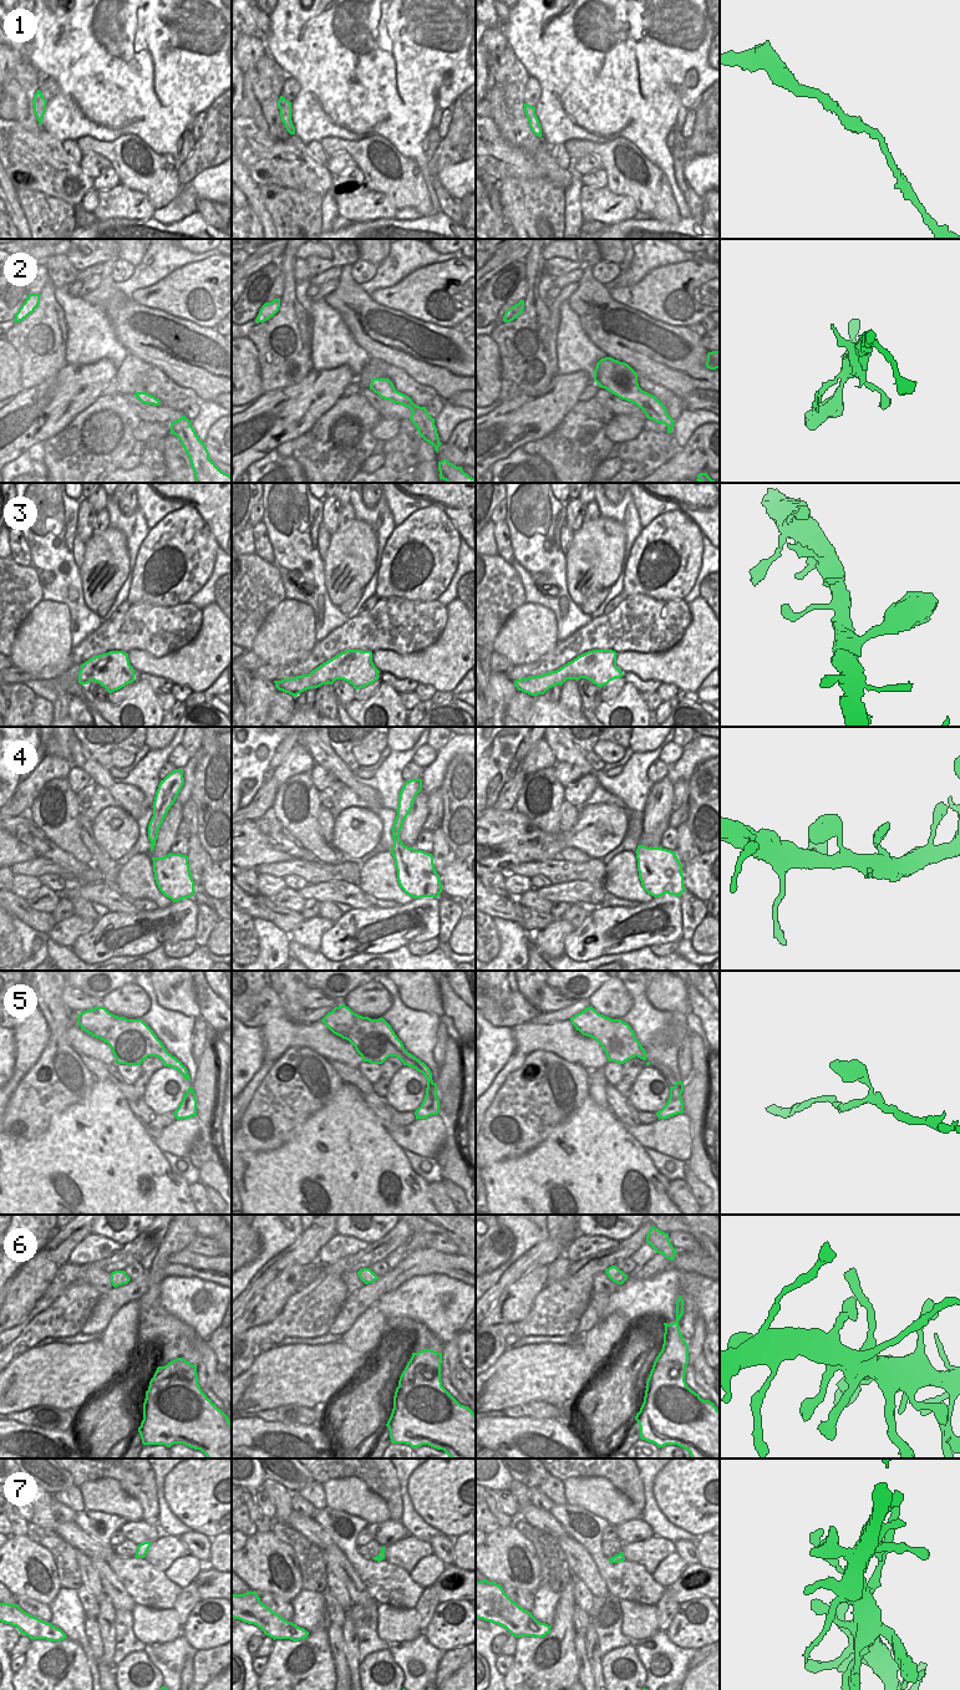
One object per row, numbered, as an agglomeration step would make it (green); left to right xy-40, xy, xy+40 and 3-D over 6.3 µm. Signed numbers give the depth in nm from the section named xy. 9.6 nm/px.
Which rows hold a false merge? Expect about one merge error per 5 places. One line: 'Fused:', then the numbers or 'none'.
Fused: none

